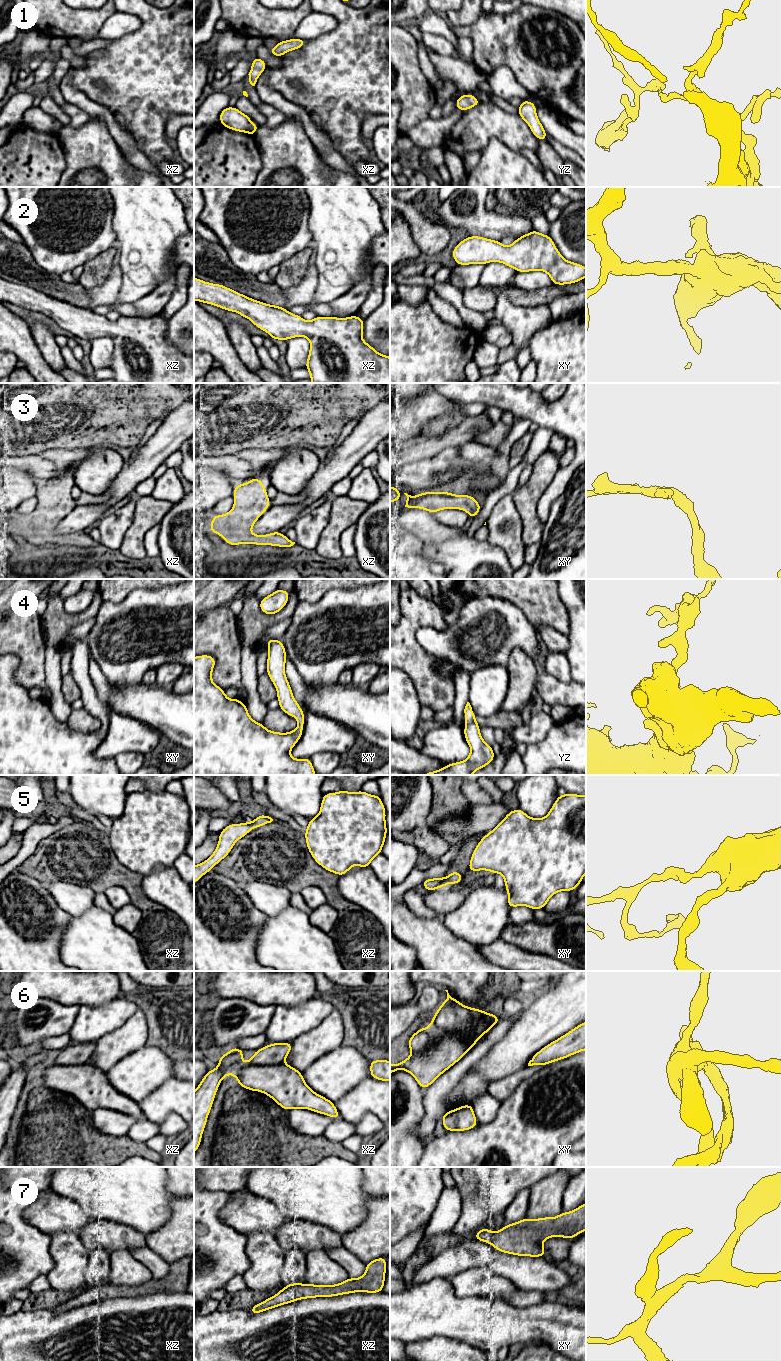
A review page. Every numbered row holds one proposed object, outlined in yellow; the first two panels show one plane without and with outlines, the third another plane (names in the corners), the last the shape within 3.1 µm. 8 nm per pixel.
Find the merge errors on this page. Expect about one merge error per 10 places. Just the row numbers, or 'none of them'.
none of them

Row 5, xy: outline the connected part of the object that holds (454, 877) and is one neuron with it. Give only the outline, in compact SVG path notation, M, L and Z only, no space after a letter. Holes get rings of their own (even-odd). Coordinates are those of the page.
M452 871L447 877L429 878L422 881L423 887L427 892L445 887L447 884L461 884L463 874Z

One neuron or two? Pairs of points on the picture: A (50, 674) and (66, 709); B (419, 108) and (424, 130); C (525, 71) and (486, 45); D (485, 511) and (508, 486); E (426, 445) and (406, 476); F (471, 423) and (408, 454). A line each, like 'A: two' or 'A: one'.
A: one
B: two
C: one
D: one
E: two
F: one

